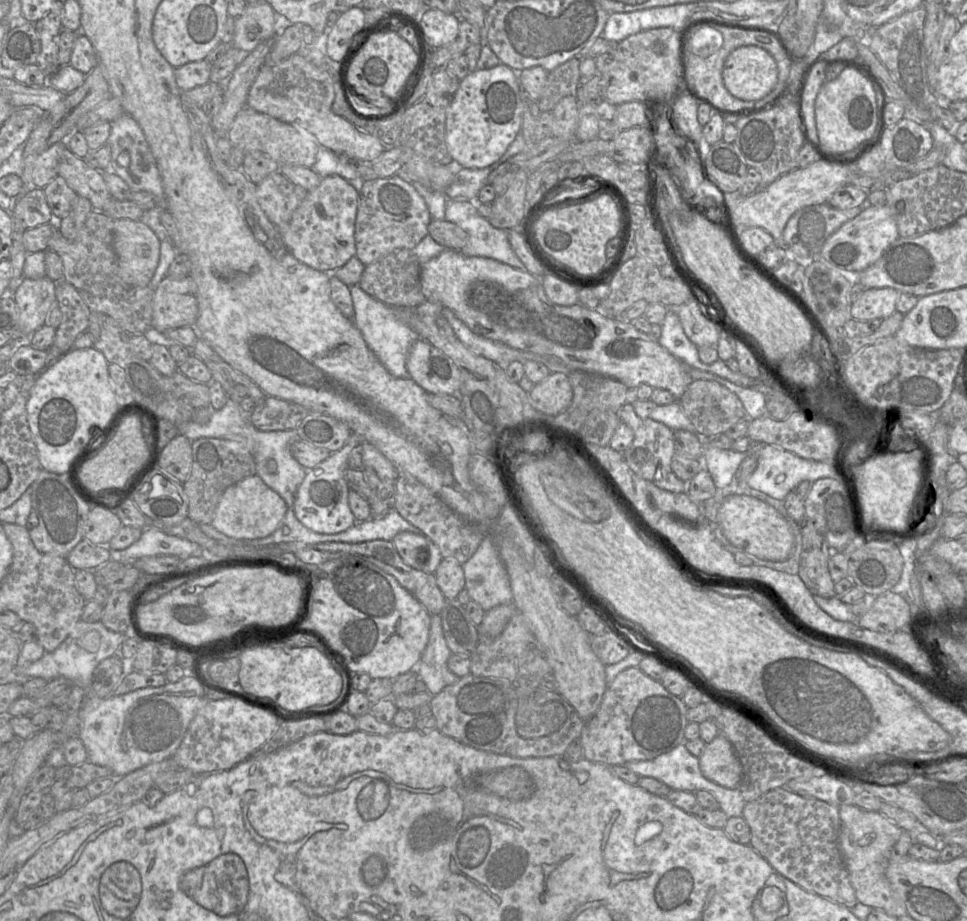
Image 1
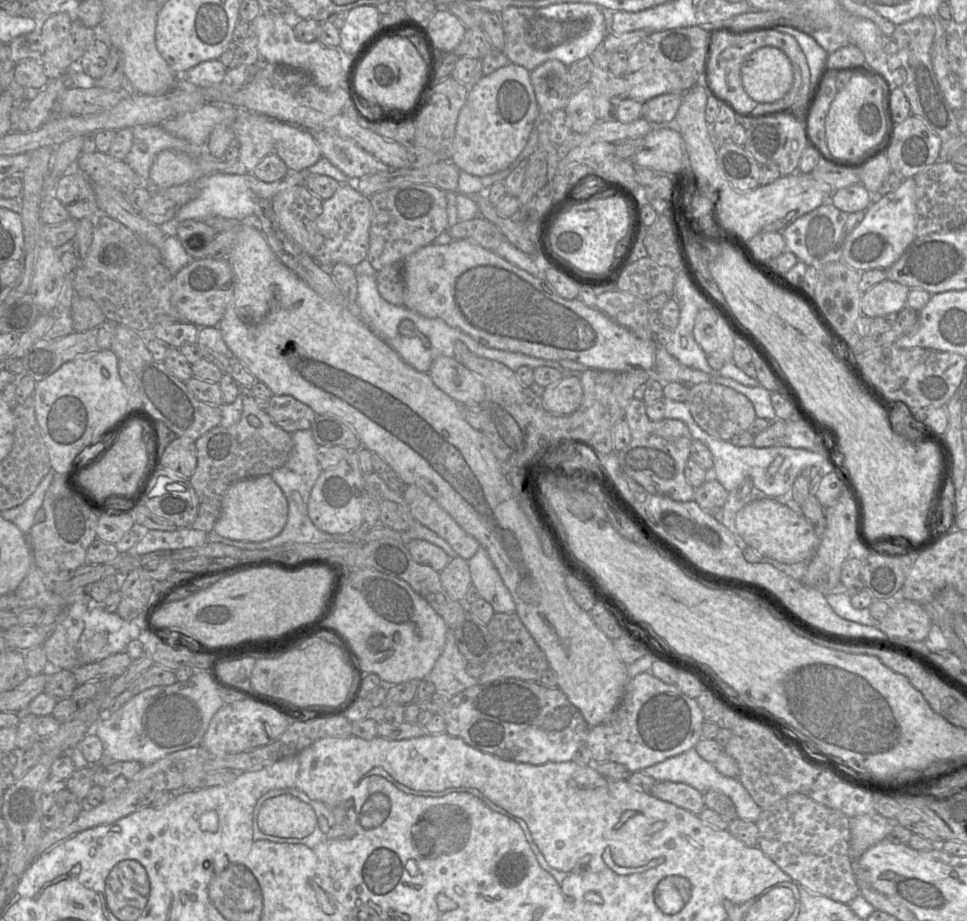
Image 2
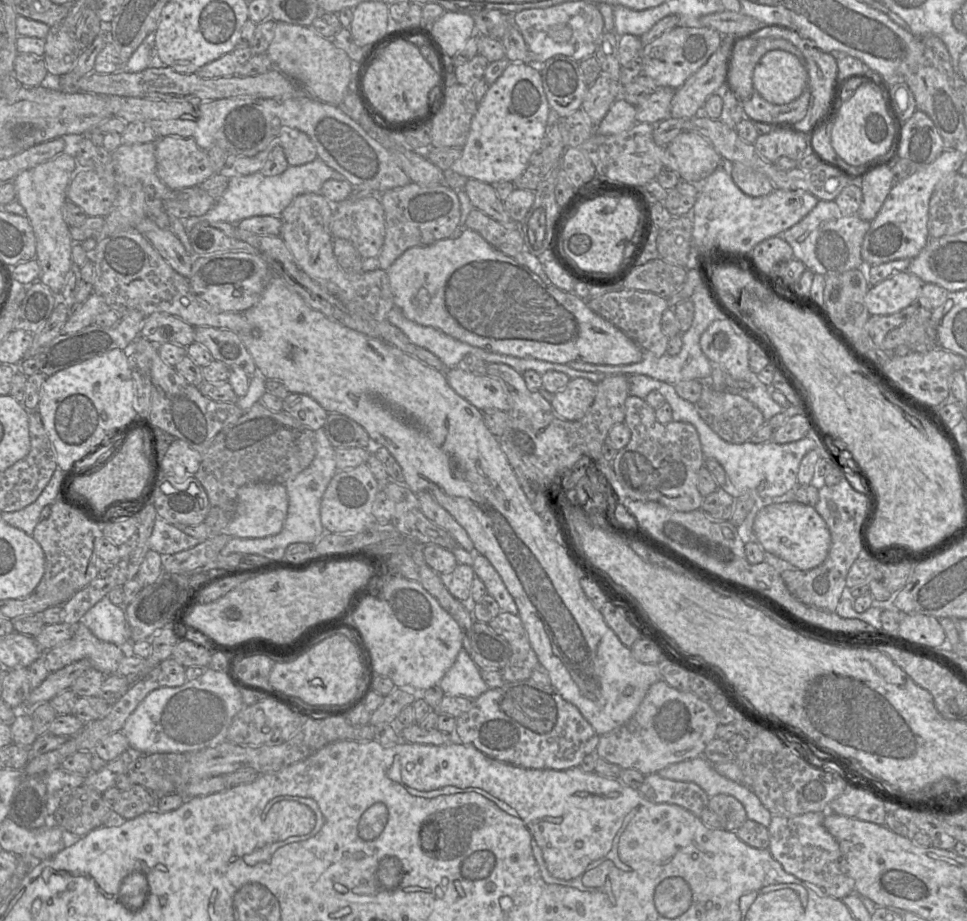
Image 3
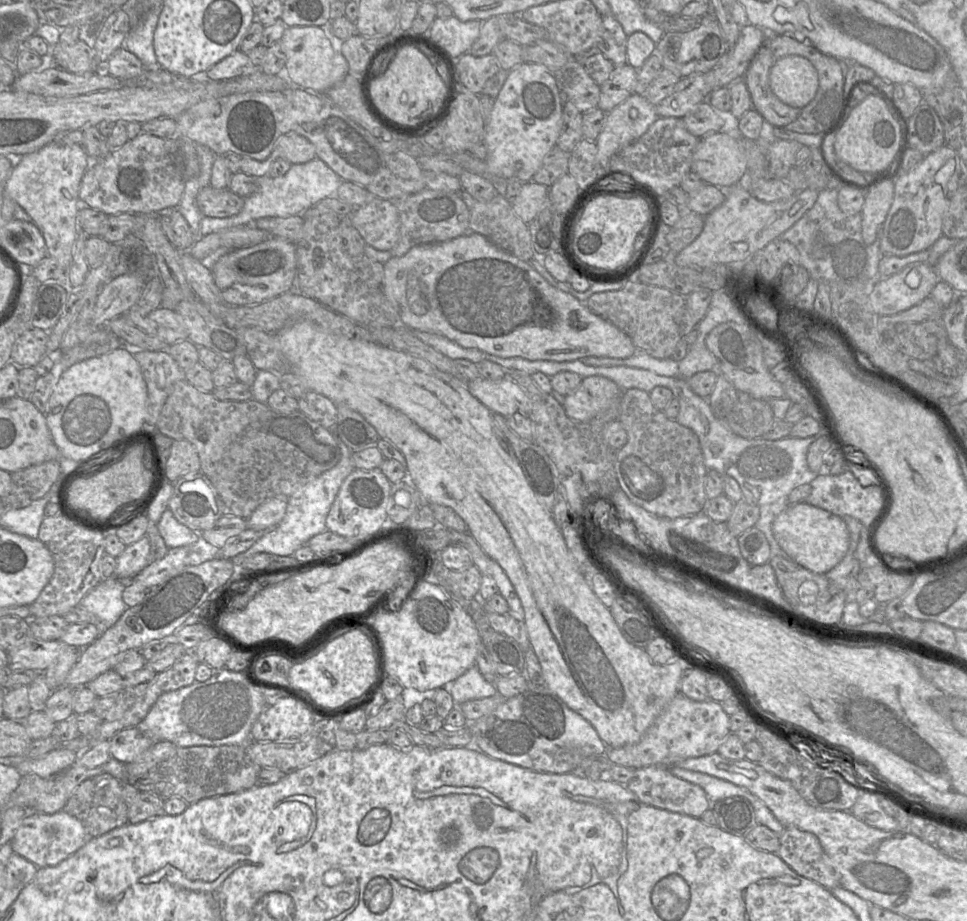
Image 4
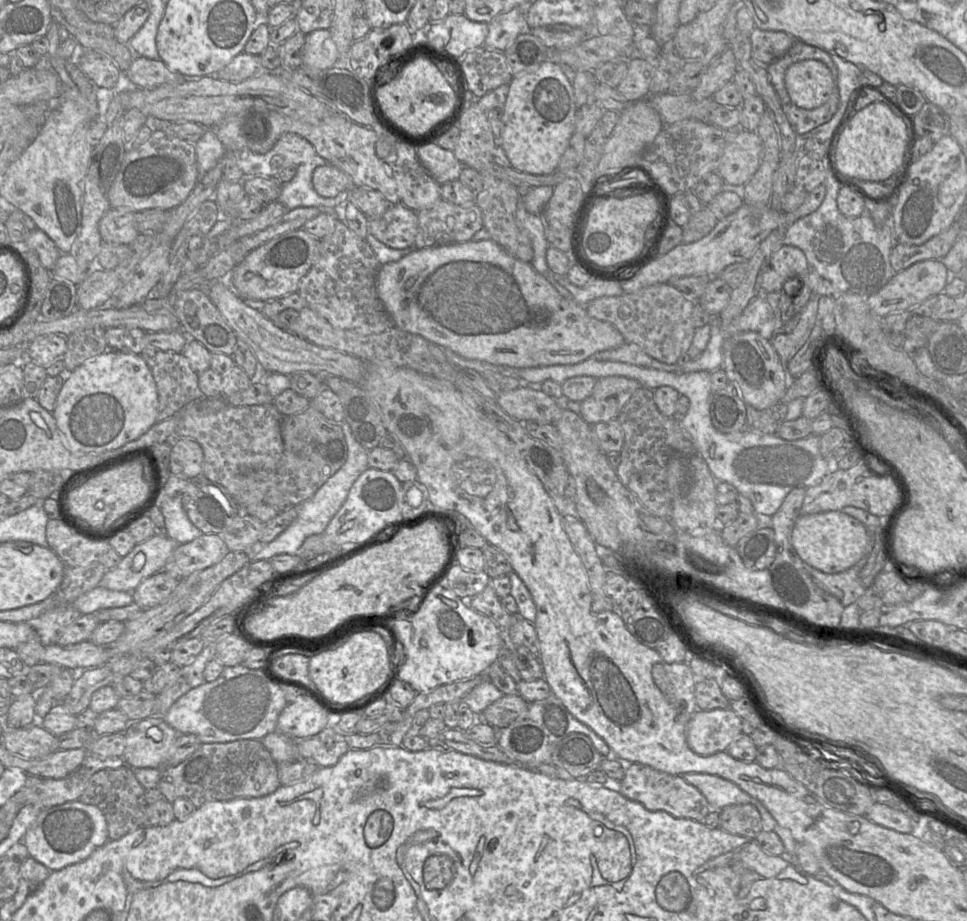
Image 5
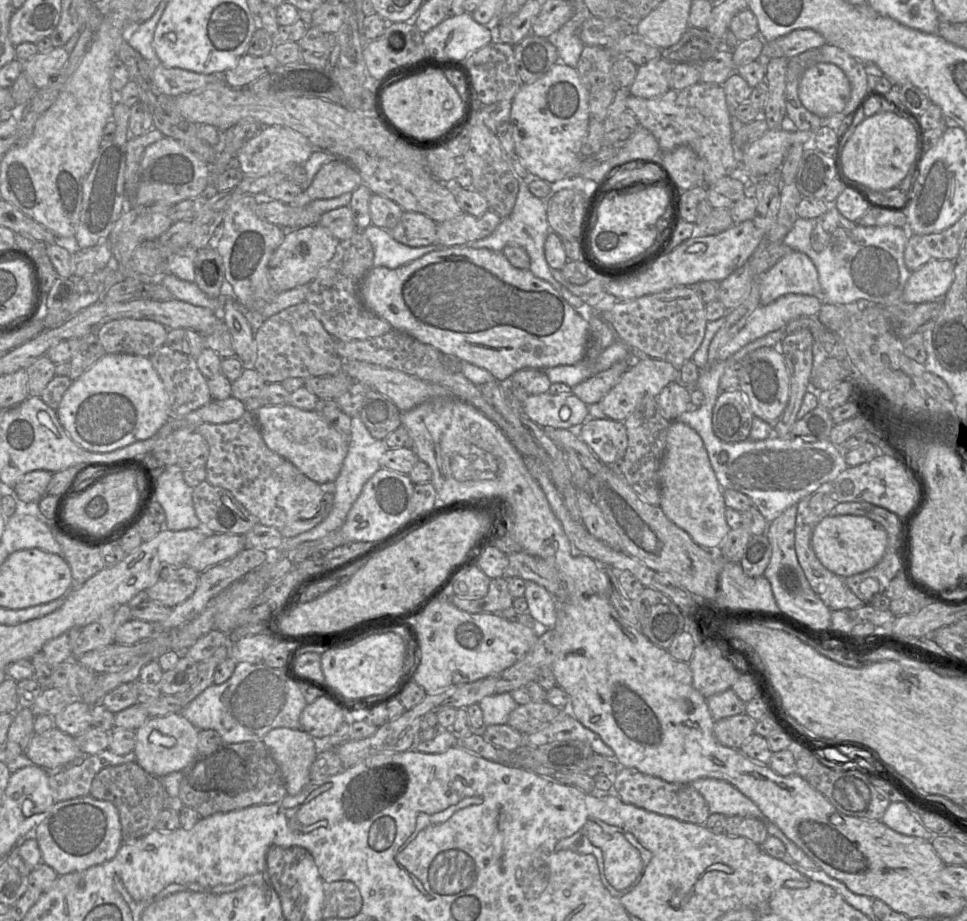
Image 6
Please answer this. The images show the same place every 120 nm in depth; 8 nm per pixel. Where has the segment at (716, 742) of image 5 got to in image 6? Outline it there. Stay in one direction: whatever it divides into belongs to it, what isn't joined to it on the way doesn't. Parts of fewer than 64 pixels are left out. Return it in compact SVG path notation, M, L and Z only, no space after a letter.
M746 713L715 721L713 733L719 743L739 749L755 733L756 721Z

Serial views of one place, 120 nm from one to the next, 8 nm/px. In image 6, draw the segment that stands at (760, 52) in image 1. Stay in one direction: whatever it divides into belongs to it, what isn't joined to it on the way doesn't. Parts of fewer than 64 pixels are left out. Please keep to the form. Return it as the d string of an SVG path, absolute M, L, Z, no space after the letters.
M816 63L806 69L798 86L802 105L821 118L841 112L850 94L847 76L832 63Z

